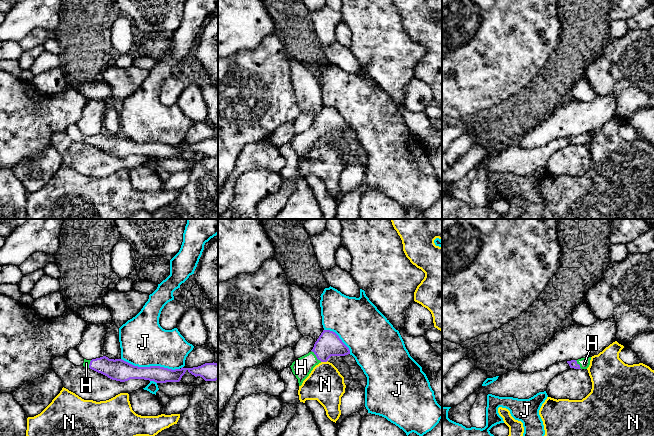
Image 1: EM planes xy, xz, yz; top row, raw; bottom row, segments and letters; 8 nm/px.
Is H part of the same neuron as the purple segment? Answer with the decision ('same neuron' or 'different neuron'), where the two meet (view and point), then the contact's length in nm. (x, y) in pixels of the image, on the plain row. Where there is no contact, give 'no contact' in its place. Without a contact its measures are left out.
same neuron; contact xz (316, 132); length 130 nm

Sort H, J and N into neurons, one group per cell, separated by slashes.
H / J / N

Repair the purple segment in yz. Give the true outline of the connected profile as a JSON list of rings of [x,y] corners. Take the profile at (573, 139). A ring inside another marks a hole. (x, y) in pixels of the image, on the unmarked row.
[[[585,133],[578,136],[567,137],[570,144],[574,145],[587,145],[590,141],[591,133]]]

